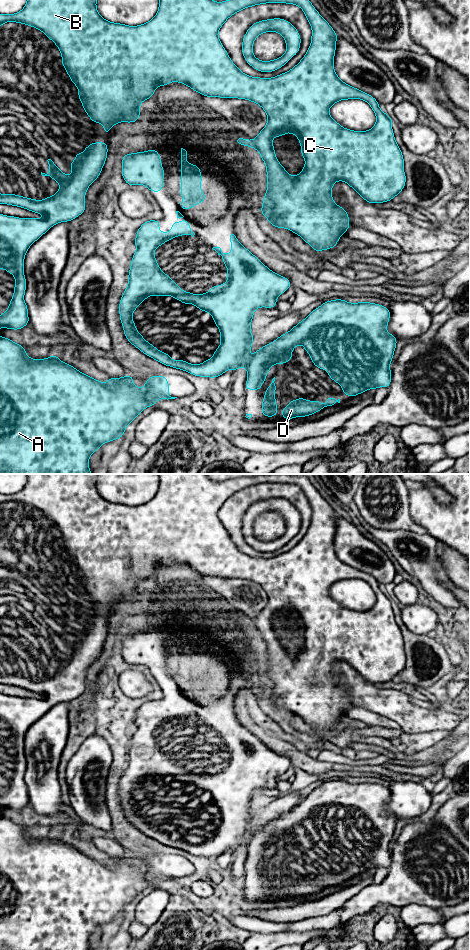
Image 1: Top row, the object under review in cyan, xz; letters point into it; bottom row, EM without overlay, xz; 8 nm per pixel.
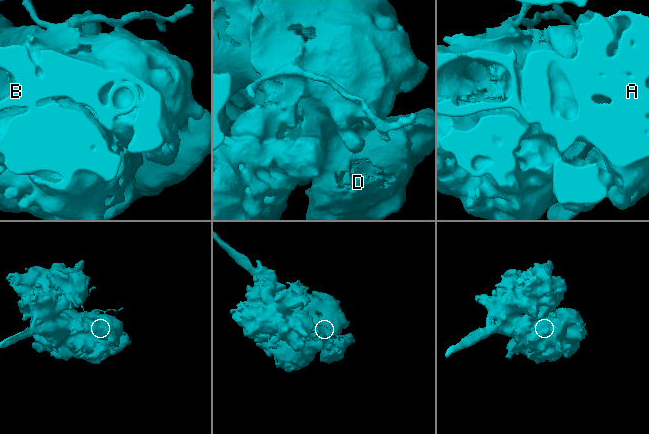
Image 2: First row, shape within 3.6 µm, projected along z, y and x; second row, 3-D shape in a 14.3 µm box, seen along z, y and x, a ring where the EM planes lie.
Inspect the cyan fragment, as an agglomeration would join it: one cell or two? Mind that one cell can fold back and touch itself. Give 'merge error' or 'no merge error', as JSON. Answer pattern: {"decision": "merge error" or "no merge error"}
{"decision": "no merge error"}

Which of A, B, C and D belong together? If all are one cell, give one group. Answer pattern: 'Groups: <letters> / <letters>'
Groups: A B C D

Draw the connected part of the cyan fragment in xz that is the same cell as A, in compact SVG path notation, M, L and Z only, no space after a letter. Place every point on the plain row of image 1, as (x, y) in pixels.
M0 816L0 950L90 950L89 938L102 924L121 919L126 912L126 906L147 887L155 886L159 879L175 879L169 875L169 861L163 855L150 856L144 863L144 868L132 863L134 857L127 854L120 858L107 857L108 861L102 863L70 844L61 841L57 835L44 839L33 839L27 836L26 829L7 817Z

